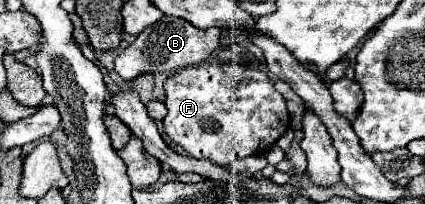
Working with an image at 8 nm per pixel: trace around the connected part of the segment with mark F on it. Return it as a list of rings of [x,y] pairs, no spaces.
[[[202,63],[186,67],[164,81],[168,109],[164,117],[166,135],[196,159],[210,159],[218,165],[230,165],[242,157],[266,153],[290,127],[290,115],[284,97],[274,89],[274,77],[238,63]]]

